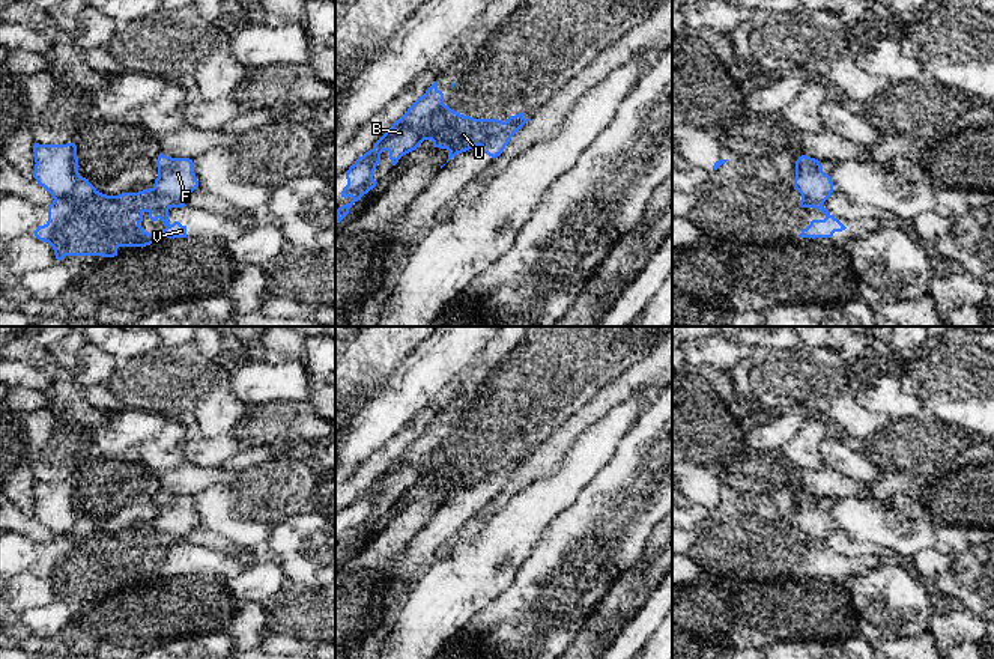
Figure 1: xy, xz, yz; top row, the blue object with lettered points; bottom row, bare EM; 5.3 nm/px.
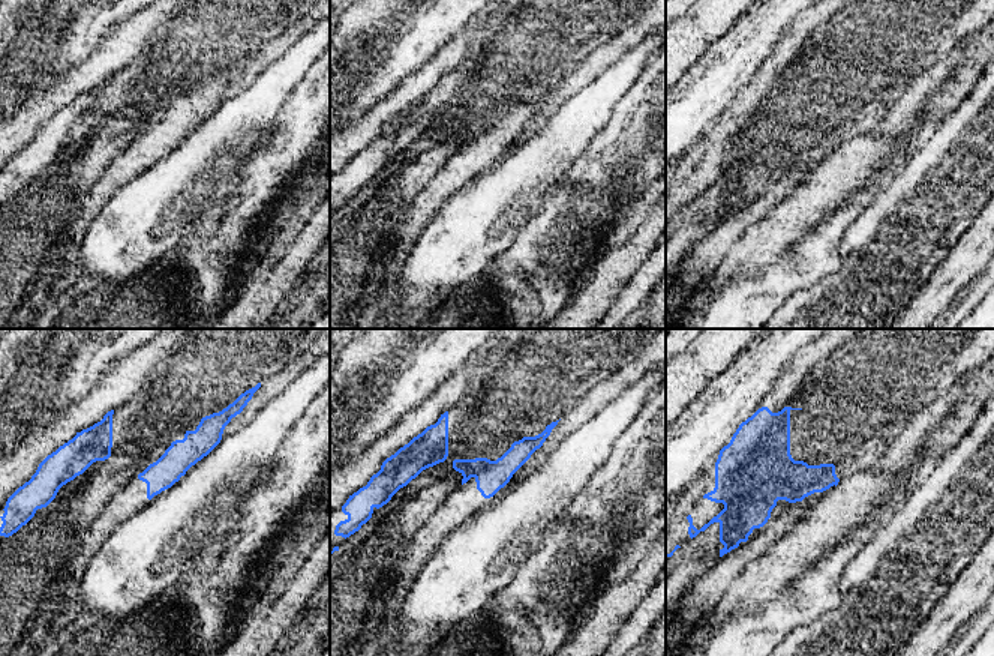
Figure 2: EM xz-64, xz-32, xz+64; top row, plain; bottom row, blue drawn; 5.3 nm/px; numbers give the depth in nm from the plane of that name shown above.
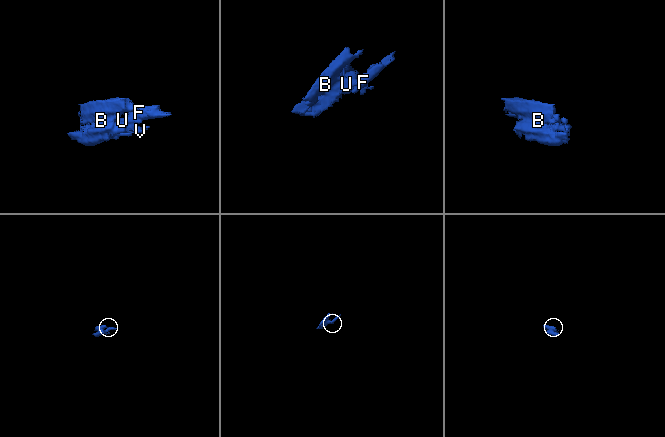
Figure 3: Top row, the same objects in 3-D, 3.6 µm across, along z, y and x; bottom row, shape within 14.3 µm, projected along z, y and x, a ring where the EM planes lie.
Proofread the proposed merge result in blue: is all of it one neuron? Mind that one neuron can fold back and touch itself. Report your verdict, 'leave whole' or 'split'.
split

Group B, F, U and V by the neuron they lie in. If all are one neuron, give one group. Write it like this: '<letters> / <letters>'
B U V / F

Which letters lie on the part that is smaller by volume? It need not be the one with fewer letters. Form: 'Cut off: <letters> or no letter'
Cut off: F

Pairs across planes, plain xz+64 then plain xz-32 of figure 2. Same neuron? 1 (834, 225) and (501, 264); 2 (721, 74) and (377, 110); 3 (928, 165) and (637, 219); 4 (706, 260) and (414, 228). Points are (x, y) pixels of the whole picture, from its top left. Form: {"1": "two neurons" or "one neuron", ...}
{"1": "two neurons", "2": "two neurons", "3": "two neurons", "4": "one neuron"}

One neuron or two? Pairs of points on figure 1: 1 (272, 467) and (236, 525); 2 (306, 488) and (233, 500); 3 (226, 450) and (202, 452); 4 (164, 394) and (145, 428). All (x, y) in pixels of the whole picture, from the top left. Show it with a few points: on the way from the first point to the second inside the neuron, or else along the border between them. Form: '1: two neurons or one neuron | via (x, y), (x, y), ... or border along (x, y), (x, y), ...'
1: one neuron | via (272, 482), (247, 510)
2: one neuron | via (287, 488), (278, 488), (251, 500)
3: one neuron | via (220, 450), (208, 452)
4: two neurons | border along (155, 411), (158, 413)

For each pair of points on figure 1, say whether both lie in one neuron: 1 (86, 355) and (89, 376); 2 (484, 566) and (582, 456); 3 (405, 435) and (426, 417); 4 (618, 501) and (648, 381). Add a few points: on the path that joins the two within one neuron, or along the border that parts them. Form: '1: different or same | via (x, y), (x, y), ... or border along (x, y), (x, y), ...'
1: same | via (87, 360), (87, 372)
2: same | via (510, 539), (566, 483)
3: same | via (409, 432), (421, 422)
4: different | border along (656, 396), (647, 406)

